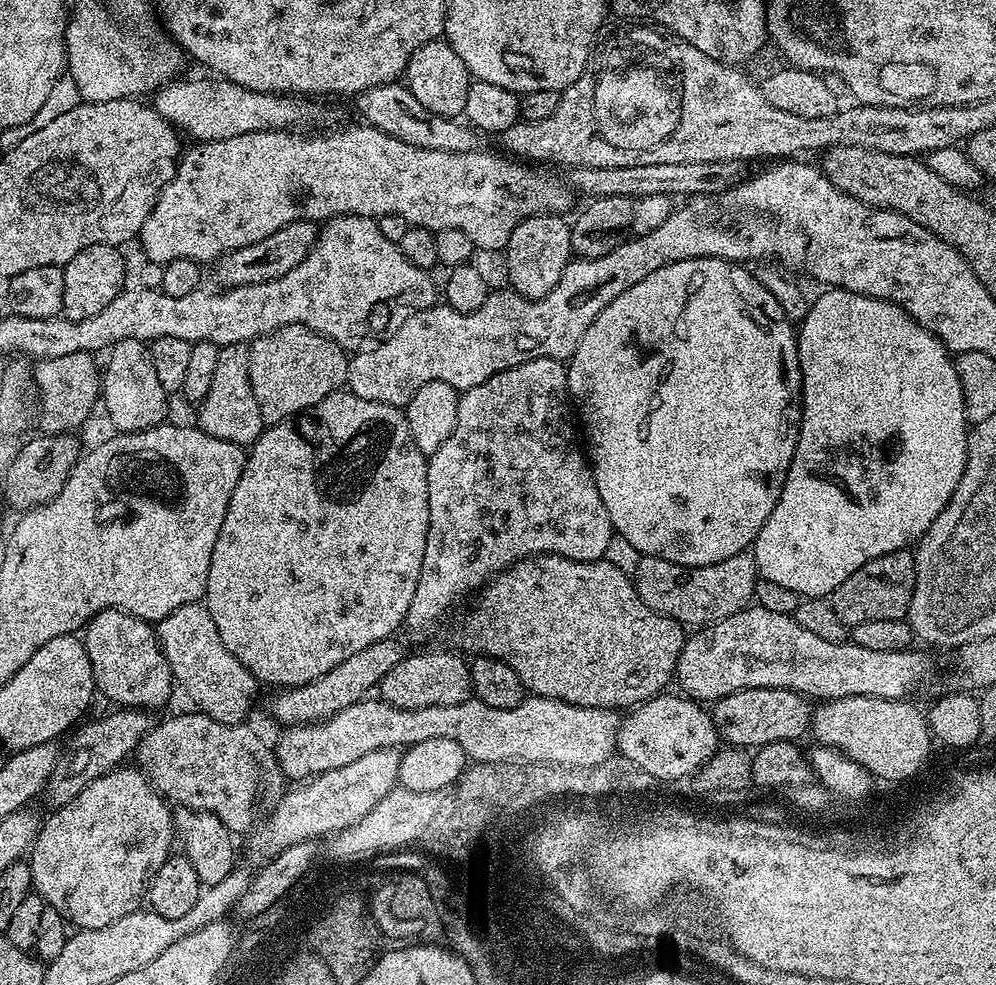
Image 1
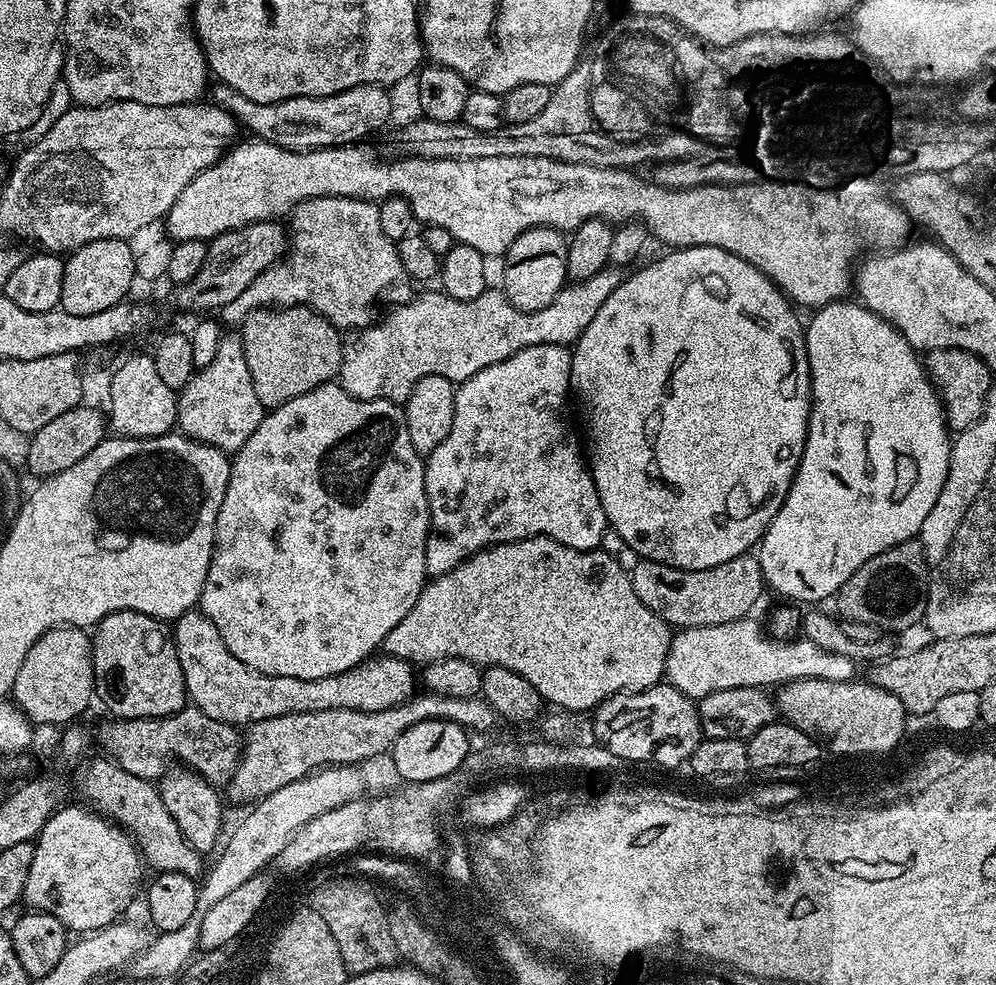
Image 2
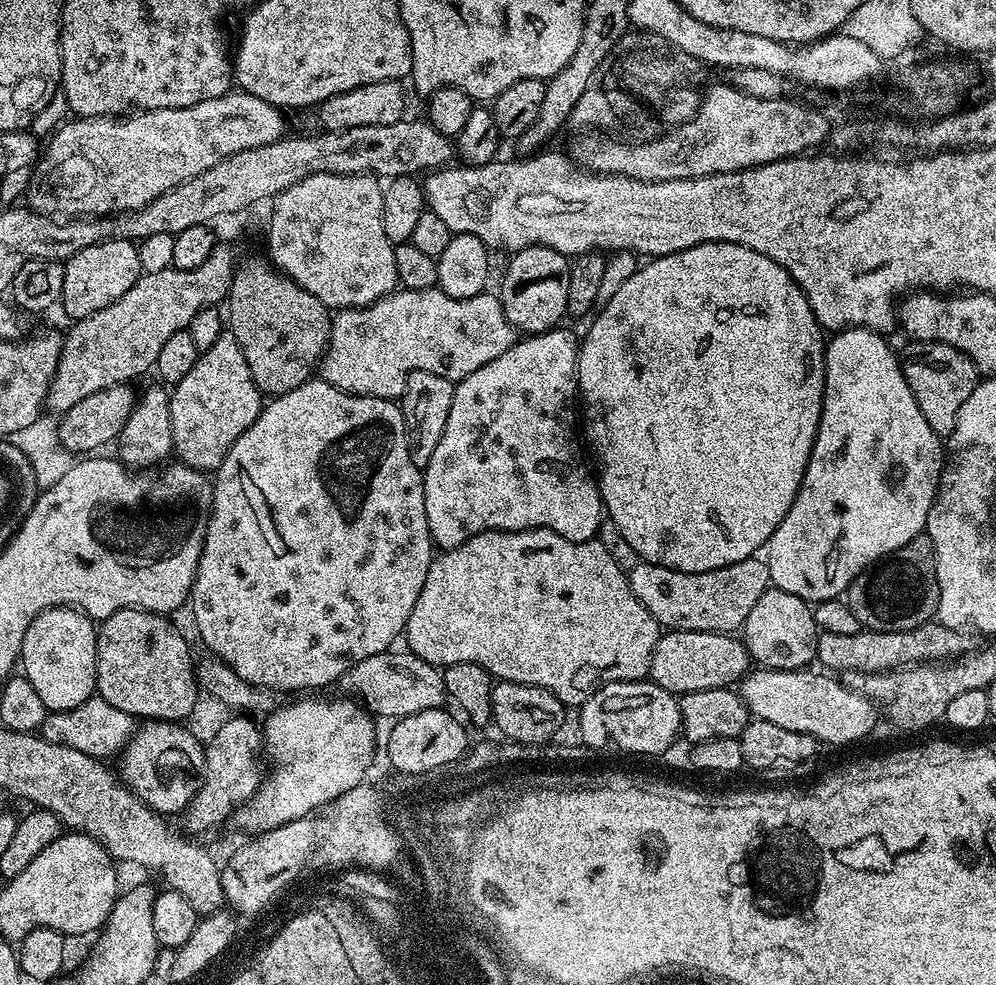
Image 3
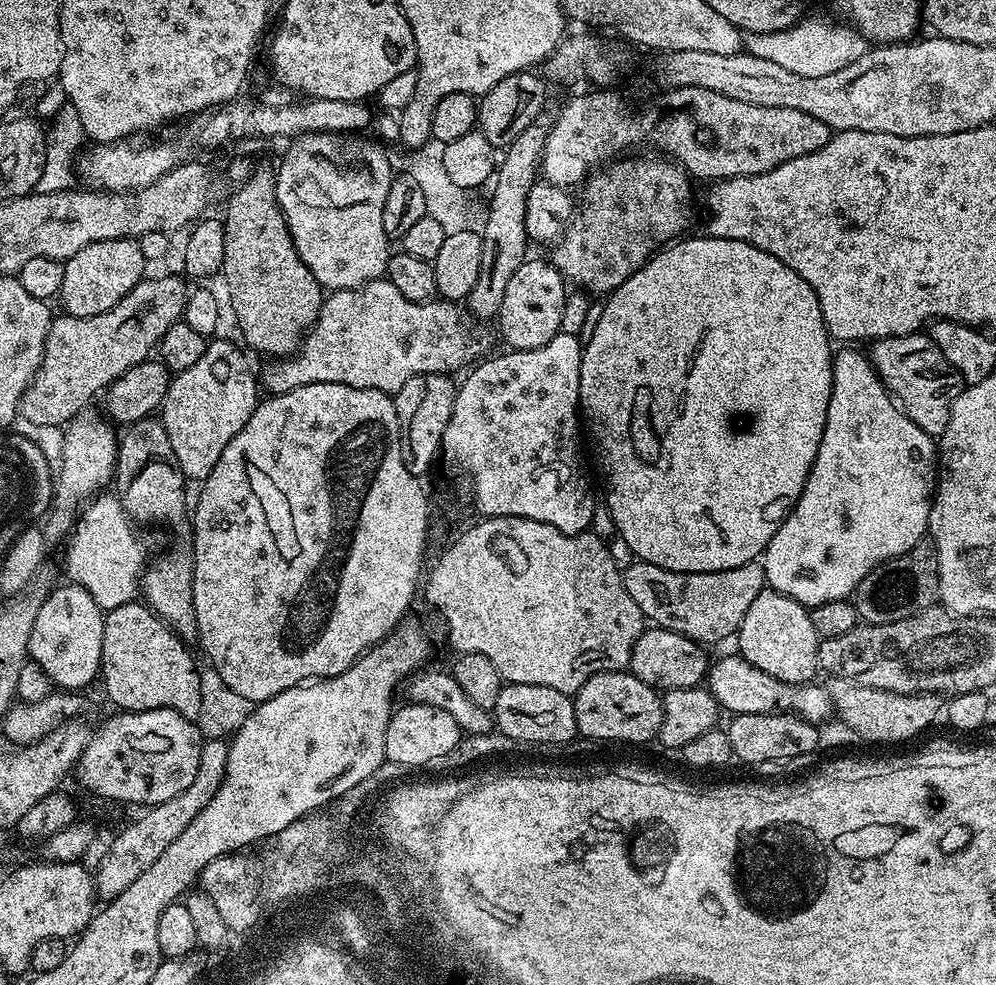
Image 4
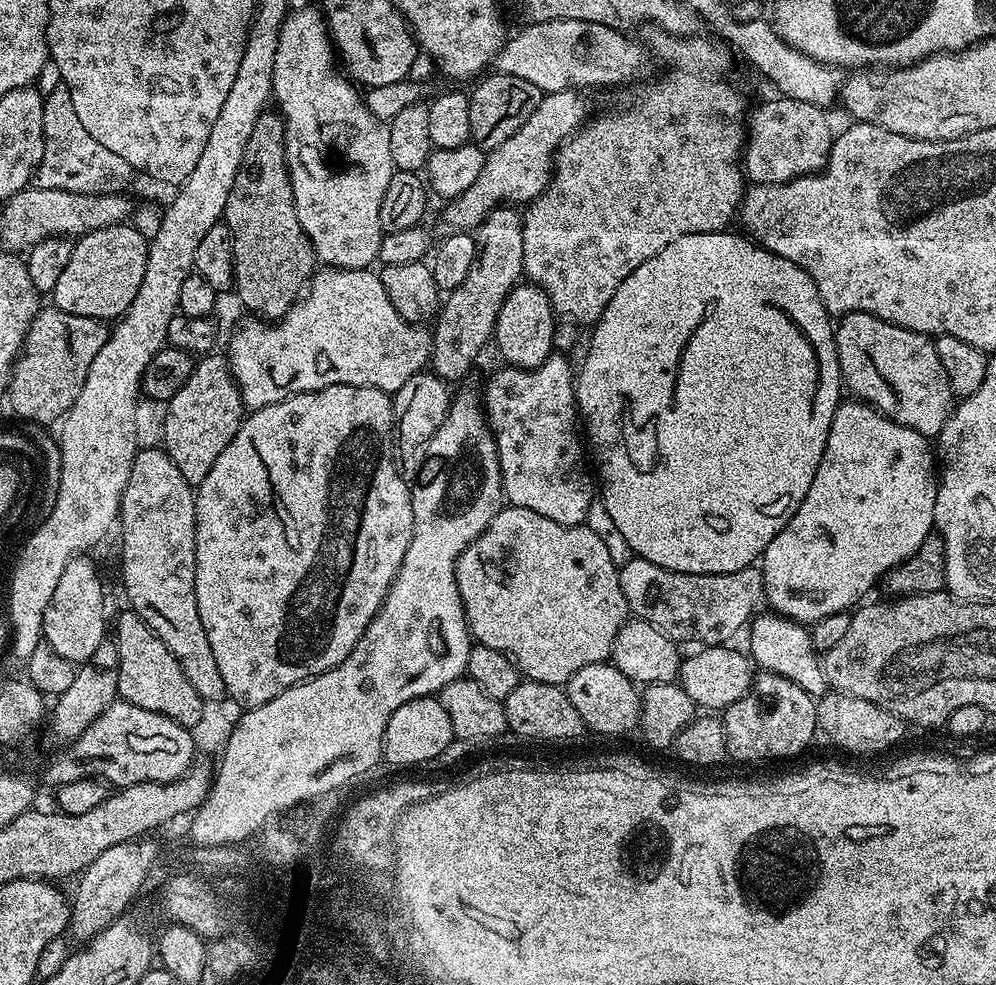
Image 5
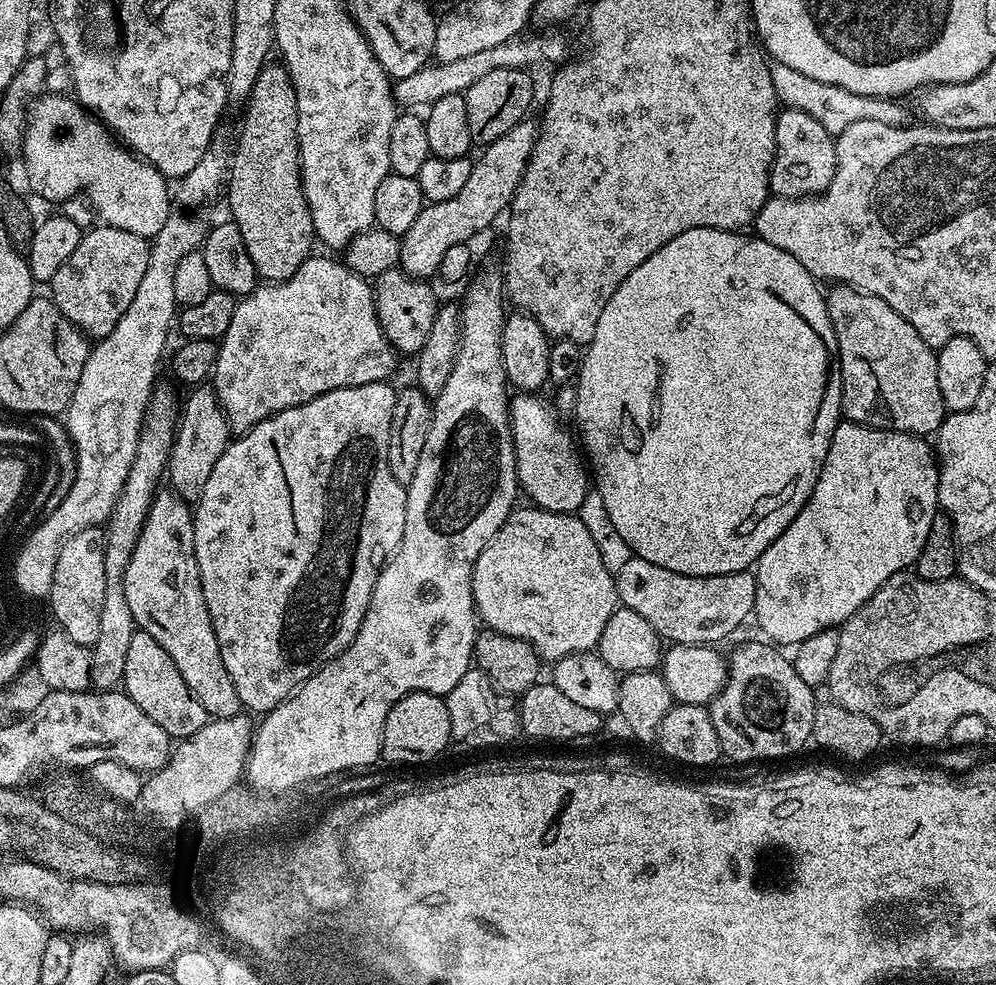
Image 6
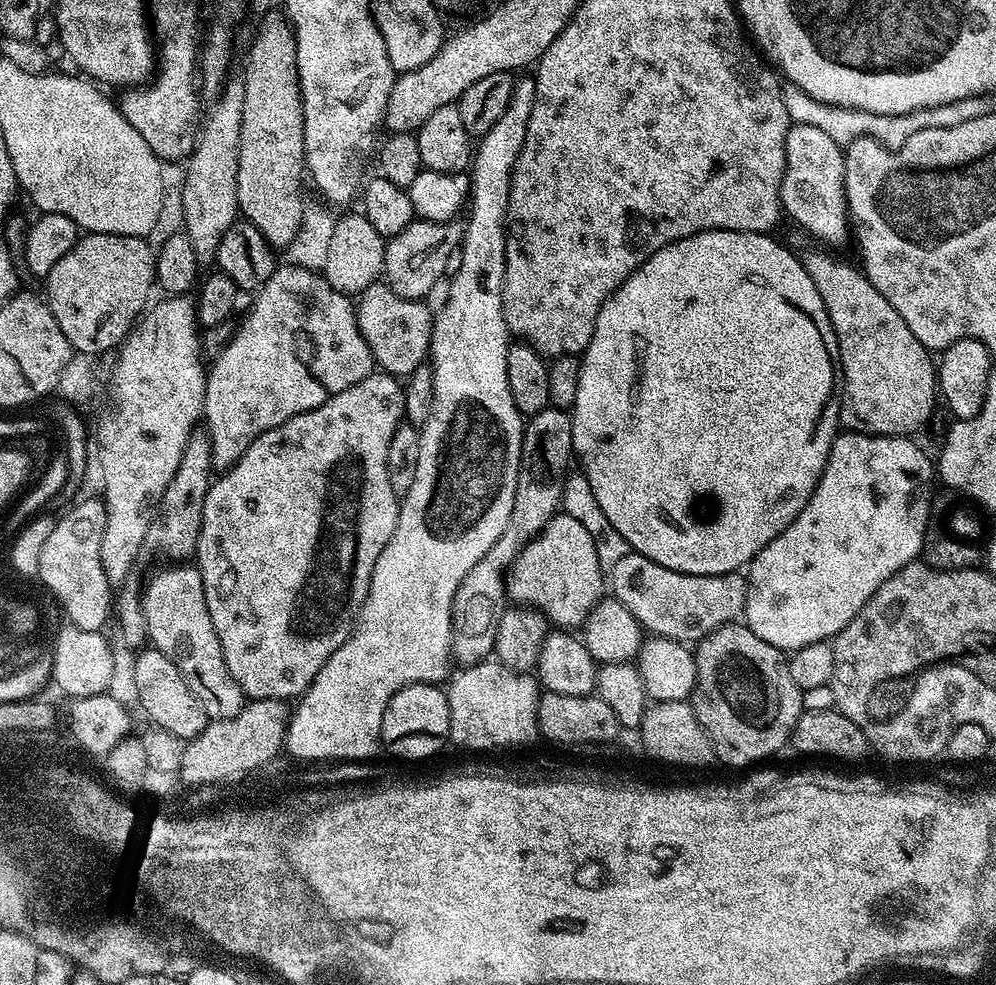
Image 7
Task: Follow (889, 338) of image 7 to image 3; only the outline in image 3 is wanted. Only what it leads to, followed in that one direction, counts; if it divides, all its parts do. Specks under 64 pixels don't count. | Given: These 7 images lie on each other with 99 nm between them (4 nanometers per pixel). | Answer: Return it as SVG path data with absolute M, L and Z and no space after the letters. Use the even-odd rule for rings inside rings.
M929 340L909 345L900 356L900 368L918 402L918 410L922 410L922 414L926 414L926 422L930 422L930 430L934 430L934 434L941 438L947 438L958 422L958 410L962 410L962 402L966 402L966 398L970 398L976 389L978 373L974 362L970 362L966 354L954 350L954 346L935 344Z

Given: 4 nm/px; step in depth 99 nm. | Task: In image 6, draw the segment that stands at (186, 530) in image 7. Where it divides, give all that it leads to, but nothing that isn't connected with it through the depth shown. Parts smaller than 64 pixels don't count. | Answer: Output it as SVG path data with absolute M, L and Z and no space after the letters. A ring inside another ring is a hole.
M196 386L185 402L184 408L179 409L176 427L172 438L172 449L168 455L166 480L171 491L181 496L186 502L200 499L202 490L206 490L206 481L210 479L210 470L222 458L230 443L230 429L228 419L224 416L222 406L218 402L215 392L208 386Z

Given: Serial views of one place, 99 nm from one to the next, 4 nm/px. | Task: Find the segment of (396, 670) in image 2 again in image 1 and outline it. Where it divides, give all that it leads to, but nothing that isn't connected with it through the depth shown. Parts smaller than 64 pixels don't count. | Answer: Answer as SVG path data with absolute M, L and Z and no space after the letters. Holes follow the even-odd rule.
M203 603L178 606L174 614L159 620L158 639L173 681L184 687L199 711L223 724L239 724L245 719L244 715L252 708L258 681L249 668L226 650L222 638L218 638L214 618L210 618Z

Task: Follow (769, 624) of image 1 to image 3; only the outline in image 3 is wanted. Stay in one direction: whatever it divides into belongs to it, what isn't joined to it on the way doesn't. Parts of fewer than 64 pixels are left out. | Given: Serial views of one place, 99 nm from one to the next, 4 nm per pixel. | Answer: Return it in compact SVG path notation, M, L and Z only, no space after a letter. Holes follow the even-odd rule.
M668 630L654 646L648 676L653 684L673 694L727 688L744 679L750 668L743 639L726 632L677 632Z

